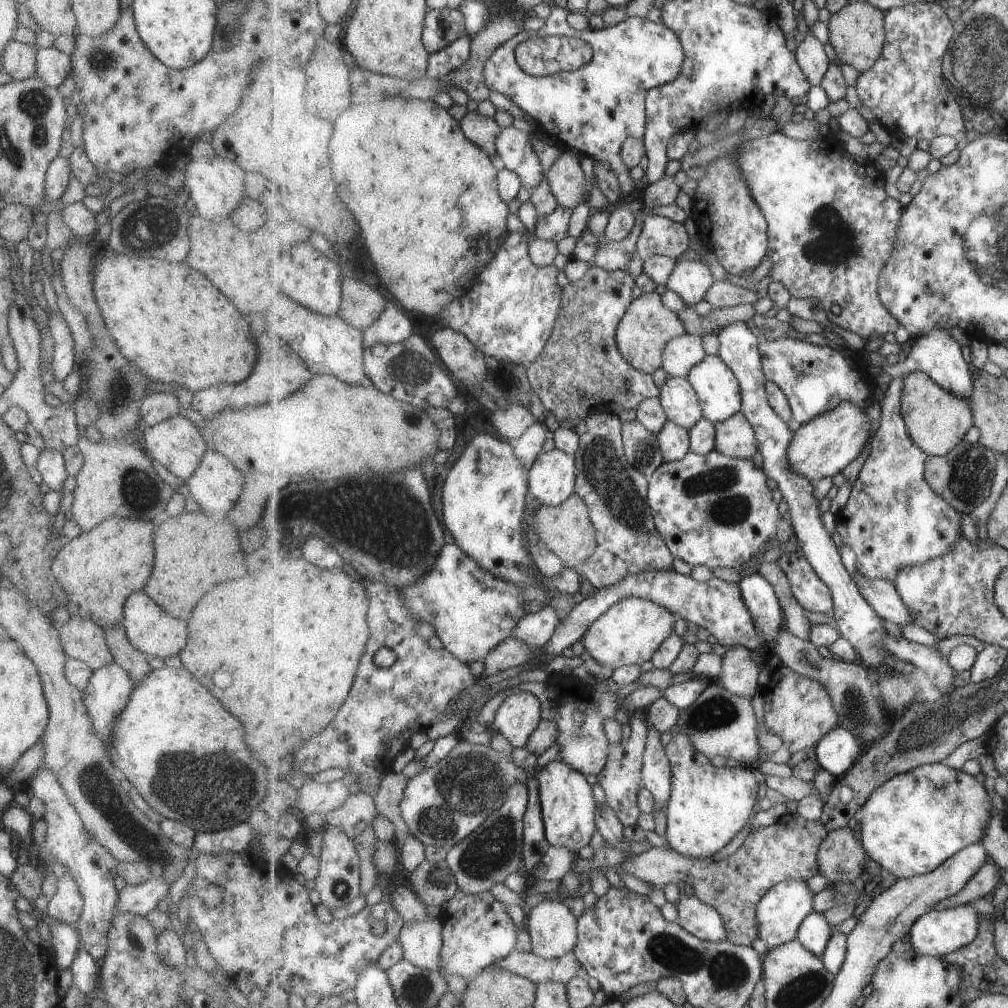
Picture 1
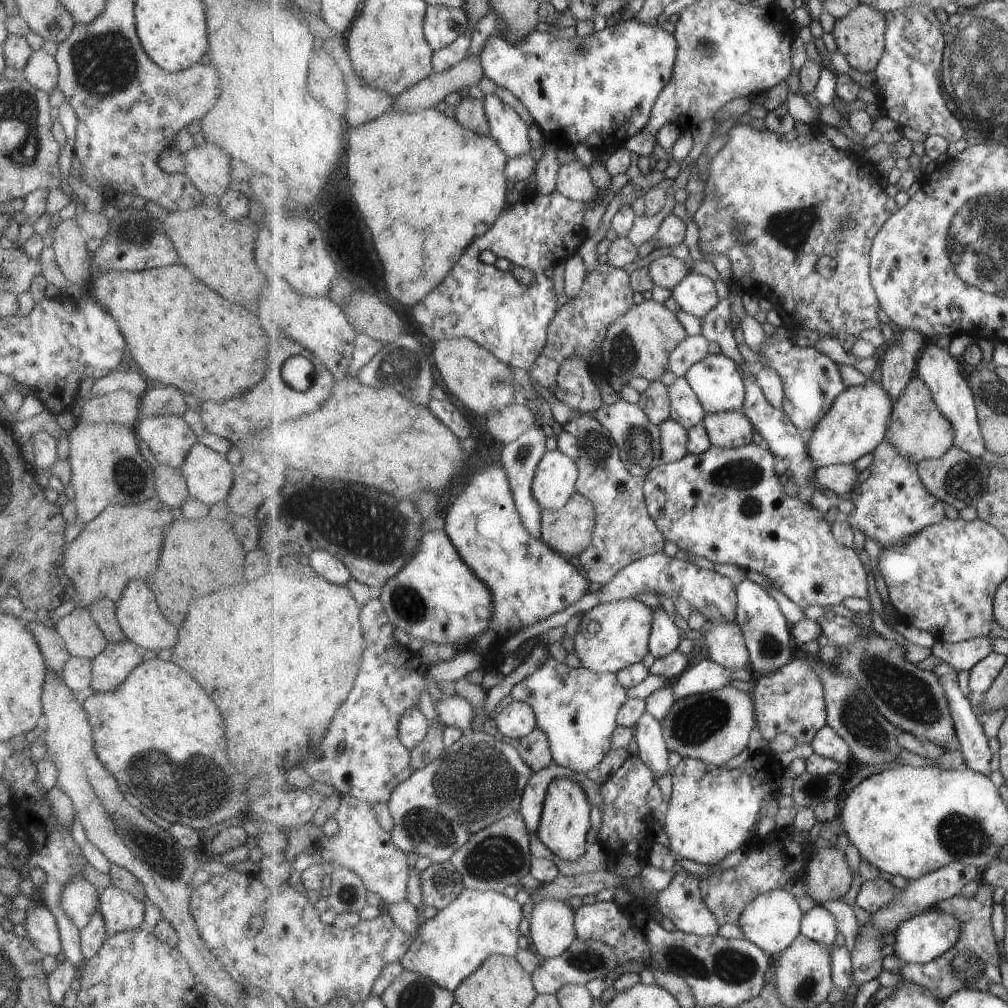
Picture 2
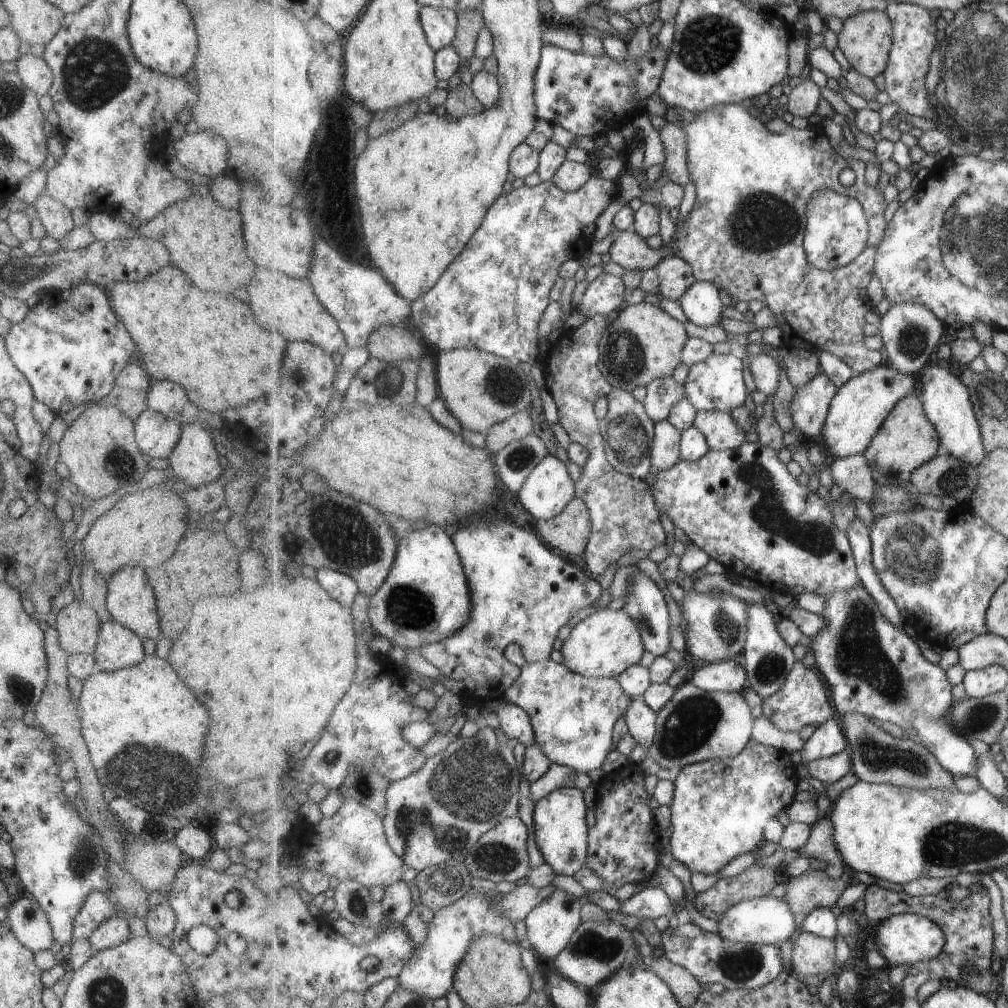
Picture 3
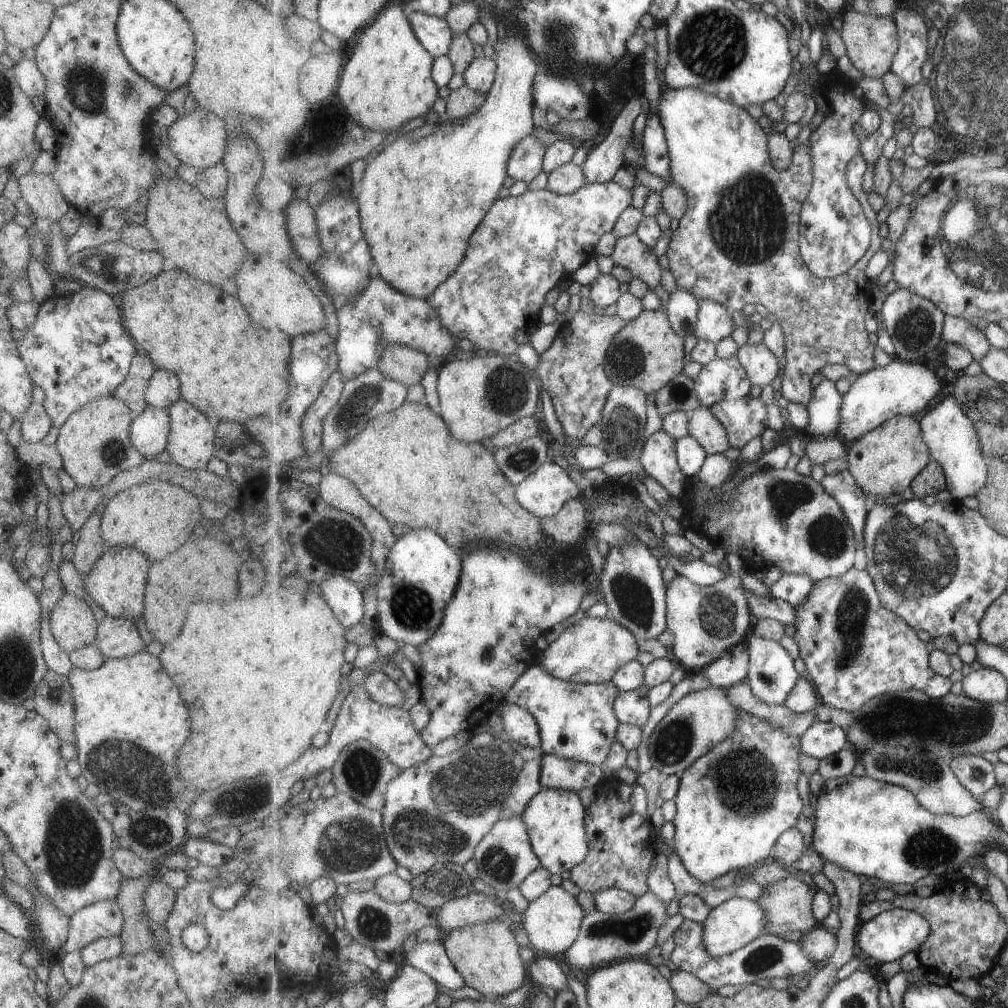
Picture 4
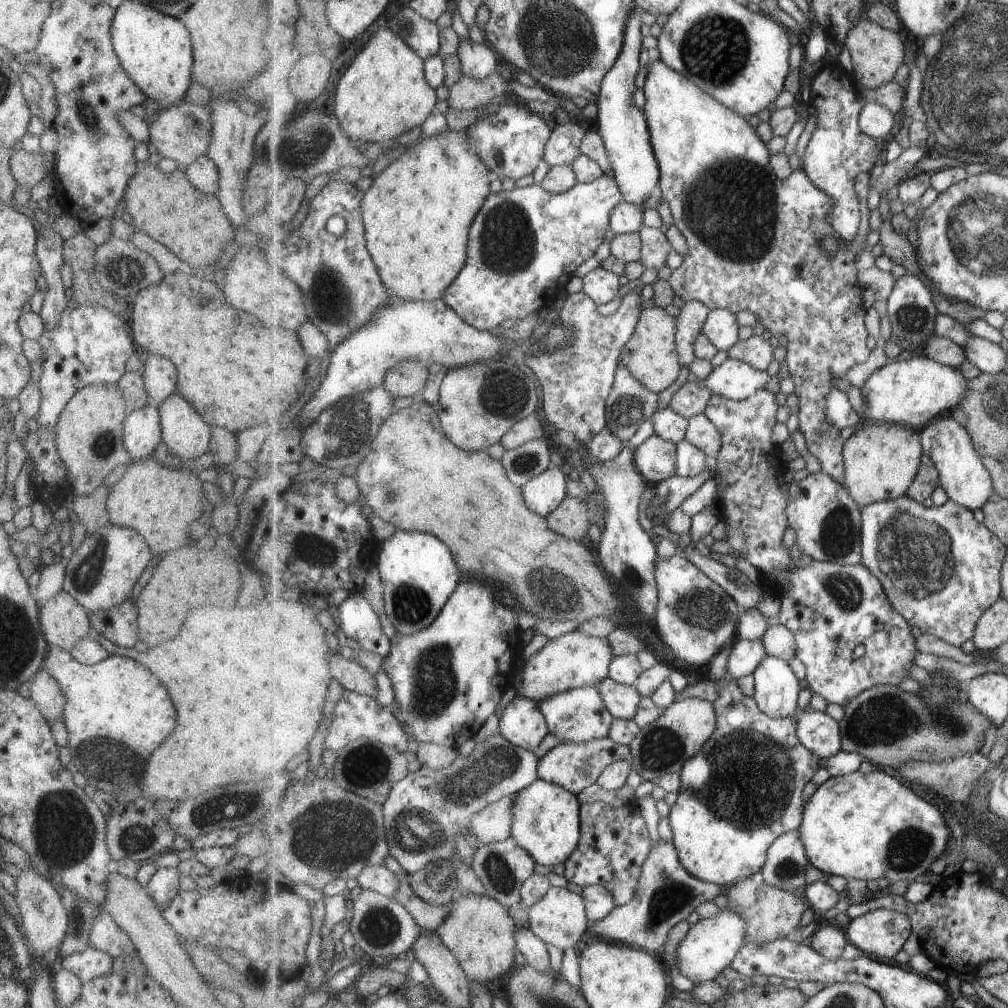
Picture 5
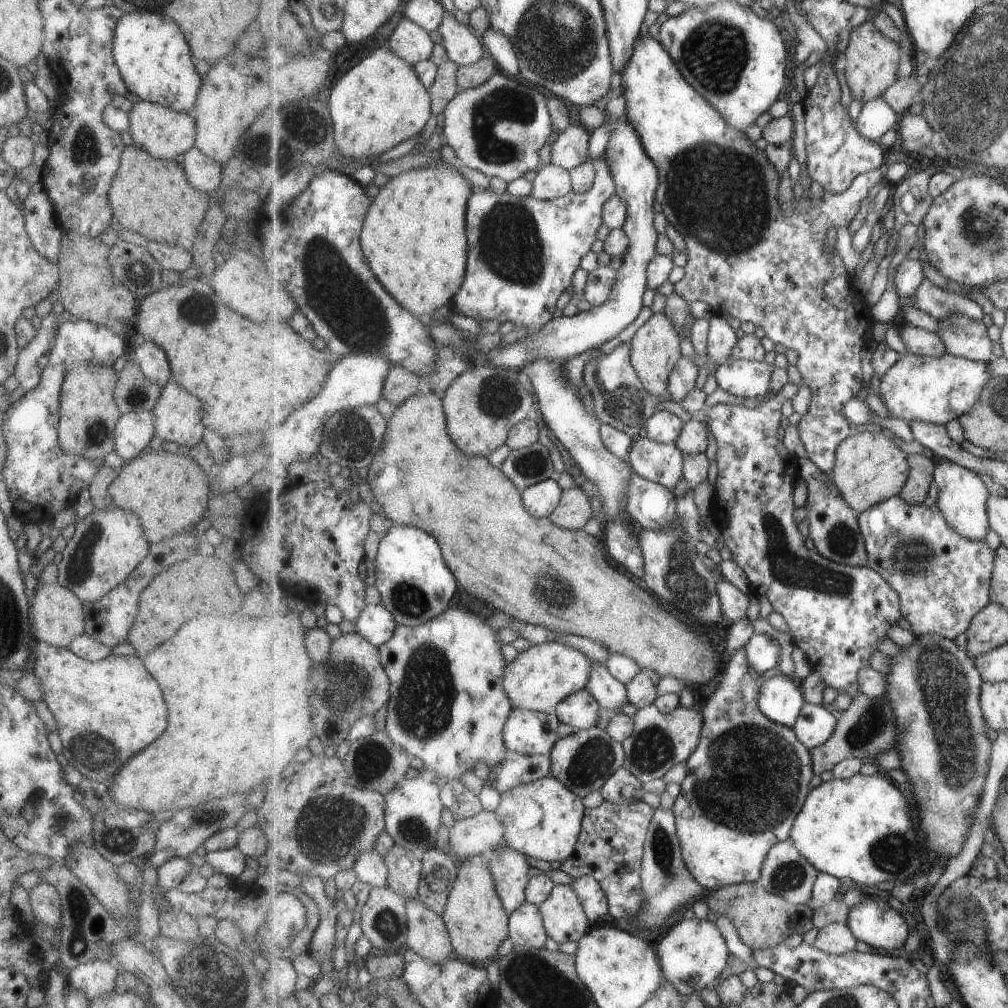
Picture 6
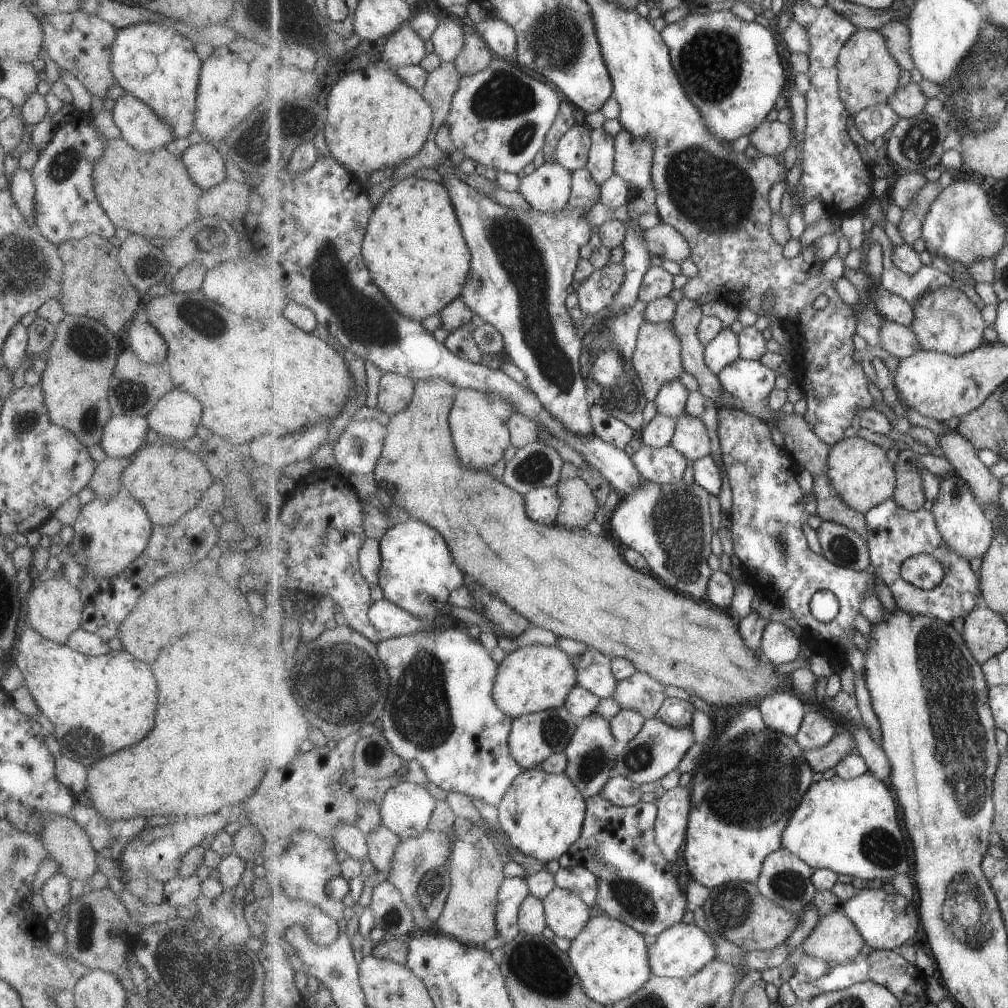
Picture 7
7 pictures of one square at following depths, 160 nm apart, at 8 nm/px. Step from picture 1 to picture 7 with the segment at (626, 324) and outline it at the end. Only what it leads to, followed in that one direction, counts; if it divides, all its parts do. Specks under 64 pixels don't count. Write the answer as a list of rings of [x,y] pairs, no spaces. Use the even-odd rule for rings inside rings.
[[[646,321],[641,326],[633,363],[639,378],[641,378],[641,382],[643,382],[644,392],[649,401],[655,402],[660,395],[661,388],[666,383],[680,378],[681,374],[686,370],[684,368],[682,351],[681,340],[679,340],[672,322],[655,324],[655,322]]]

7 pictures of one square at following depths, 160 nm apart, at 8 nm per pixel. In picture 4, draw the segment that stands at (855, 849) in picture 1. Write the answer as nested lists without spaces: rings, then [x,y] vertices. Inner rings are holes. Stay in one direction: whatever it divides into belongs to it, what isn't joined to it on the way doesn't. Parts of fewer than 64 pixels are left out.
[[[790,875],[786,879],[781,879],[775,883],[769,883],[762,892],[762,895],[756,901],[765,908],[768,916],[765,934],[778,937],[787,936],[795,930],[806,934],[819,926],[814,913],[813,901],[818,888],[810,883],[805,883],[797,878],[796,875]]]

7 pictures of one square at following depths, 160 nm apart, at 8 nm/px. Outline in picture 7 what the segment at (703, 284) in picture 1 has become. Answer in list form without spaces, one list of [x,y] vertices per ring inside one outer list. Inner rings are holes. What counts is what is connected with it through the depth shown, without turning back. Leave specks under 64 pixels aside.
[[[729,327],[721,330],[715,340],[706,346],[706,364],[717,374],[740,357],[740,337]]]

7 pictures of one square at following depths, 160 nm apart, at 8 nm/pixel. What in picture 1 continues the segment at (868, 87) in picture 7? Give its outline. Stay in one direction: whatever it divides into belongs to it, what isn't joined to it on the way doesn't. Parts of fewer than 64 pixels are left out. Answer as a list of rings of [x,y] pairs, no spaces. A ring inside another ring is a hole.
[[[850,1],[845,8],[832,14],[827,26],[829,27],[829,42],[833,46],[837,58],[842,63],[855,68],[859,74],[871,70],[884,51],[886,41],[885,17],[885,11],[867,1]]]

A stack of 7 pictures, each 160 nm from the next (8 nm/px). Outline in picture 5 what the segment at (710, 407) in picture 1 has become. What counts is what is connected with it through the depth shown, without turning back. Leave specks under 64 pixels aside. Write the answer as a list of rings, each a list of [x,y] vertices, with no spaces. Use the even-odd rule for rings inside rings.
[[[728,358],[706,379],[715,395],[734,401],[744,401],[762,391],[771,376],[743,360]]]

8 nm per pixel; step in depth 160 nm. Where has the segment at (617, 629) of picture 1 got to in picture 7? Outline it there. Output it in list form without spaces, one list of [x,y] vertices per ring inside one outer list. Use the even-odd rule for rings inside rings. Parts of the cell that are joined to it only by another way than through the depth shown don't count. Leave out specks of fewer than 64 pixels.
[[[523,646],[510,652],[499,665],[494,698],[497,706],[517,719],[525,714],[560,708],[567,696],[579,685],[577,664],[565,650],[558,646]]]

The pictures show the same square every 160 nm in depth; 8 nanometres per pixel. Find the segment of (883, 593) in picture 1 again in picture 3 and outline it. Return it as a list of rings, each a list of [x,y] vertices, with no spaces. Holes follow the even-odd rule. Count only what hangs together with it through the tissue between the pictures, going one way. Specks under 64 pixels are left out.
[[[746,441],[739,448],[734,448],[732,451],[711,450],[701,460],[681,460],[668,471],[653,469],[651,473],[654,473],[655,477],[651,488],[653,496],[656,498],[656,506],[660,512],[666,512],[671,522],[681,528],[693,544],[699,546],[701,550],[705,550],[713,560],[723,565],[726,570],[739,577],[755,580],[760,585],[769,588],[771,592],[784,594],[788,598],[797,598],[801,592],[807,591],[829,599],[836,590],[845,590],[857,586],[861,583],[861,580],[856,556],[853,554],[849,535],[841,529],[838,530],[838,526],[835,524],[832,504],[826,498],[819,496],[817,491],[813,492],[809,486],[801,484],[797,477],[789,472],[787,464],[780,459],[778,454],[779,451],[774,448],[759,442],[750,443]]]

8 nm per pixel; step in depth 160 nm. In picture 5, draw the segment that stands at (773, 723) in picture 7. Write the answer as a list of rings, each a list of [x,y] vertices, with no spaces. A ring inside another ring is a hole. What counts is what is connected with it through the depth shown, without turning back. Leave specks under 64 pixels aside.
[[[768,654],[768,657],[757,667],[752,676],[755,680],[754,696],[761,712],[774,719],[793,717],[799,713],[800,692],[804,682],[795,676],[788,661]]]

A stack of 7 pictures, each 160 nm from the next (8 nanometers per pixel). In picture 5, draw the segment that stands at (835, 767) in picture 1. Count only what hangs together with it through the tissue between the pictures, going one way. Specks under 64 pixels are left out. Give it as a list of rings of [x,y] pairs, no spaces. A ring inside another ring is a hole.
[[[800,710],[798,736],[801,742],[821,759],[829,760],[841,751],[842,736],[839,721],[827,711]]]

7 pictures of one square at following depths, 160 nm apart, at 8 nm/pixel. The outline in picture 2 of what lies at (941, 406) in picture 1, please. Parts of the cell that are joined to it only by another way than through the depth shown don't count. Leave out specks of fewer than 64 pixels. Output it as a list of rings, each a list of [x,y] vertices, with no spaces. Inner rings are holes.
[[[918,376],[909,382],[908,387],[896,400],[892,415],[888,420],[889,428],[886,438],[892,441],[897,450],[909,457],[909,460],[920,463],[925,459],[941,458],[954,446],[955,429],[953,423],[943,416],[933,398],[929,385]]]

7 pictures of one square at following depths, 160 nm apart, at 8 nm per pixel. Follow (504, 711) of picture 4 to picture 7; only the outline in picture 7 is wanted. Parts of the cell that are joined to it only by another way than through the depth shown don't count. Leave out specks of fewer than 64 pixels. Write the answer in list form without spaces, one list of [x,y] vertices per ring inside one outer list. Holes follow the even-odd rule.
[[[565,706],[525,714],[514,720],[512,733],[508,741],[510,752],[521,766],[522,771],[537,769],[537,766],[548,760],[549,756],[565,751],[578,726],[573,720],[573,715]]]

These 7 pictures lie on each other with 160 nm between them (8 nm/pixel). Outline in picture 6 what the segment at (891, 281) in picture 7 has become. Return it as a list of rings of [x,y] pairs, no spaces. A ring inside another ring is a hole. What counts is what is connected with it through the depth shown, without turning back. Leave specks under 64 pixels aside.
[[[927,279],[924,280],[924,284],[917,292],[915,307],[929,312],[931,316],[940,320],[945,320],[951,314],[965,314],[977,322],[982,322],[983,316],[985,316],[983,308],[977,302],[973,302],[960,294],[947,292]]]

